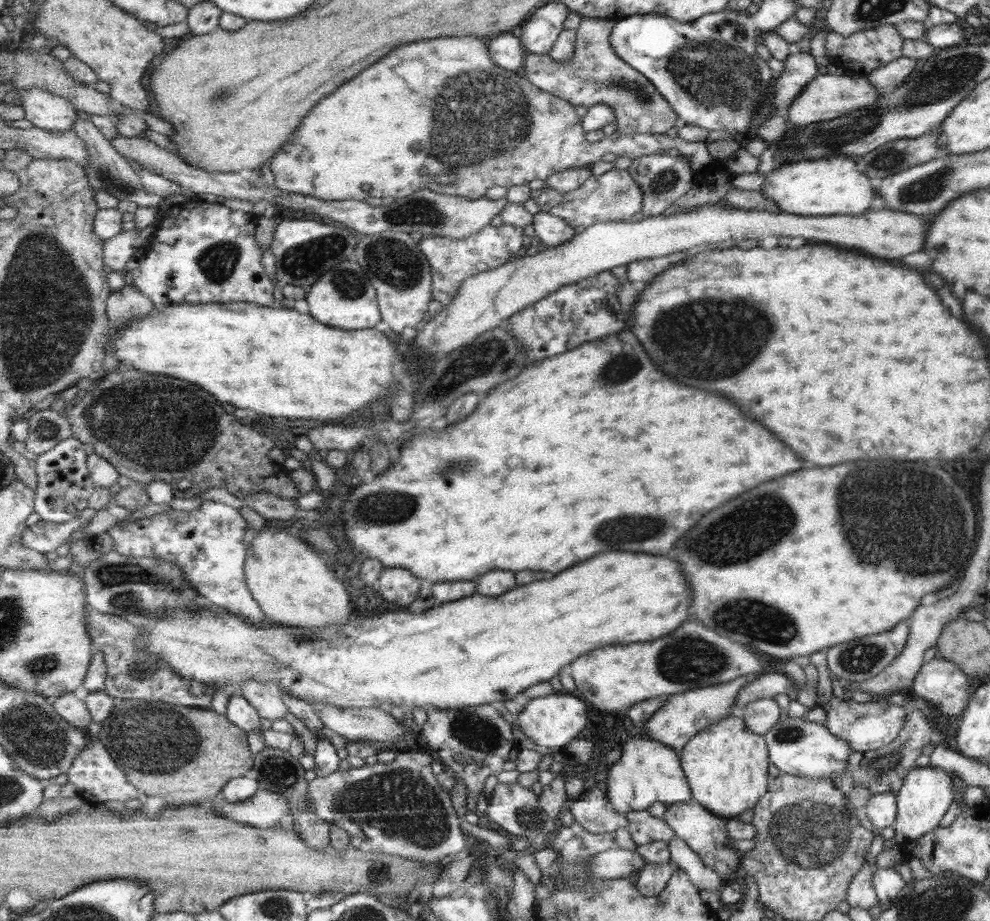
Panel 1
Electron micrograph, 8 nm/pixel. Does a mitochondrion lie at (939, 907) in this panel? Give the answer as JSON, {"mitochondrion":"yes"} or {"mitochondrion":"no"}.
{"mitochondrion":"yes"}

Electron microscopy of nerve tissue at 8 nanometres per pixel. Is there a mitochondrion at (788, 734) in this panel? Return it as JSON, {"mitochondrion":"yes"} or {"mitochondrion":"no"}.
{"mitochondrion":"yes"}

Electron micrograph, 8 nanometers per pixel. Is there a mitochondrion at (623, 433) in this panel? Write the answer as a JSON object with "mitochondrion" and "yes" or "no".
{"mitochondrion":"no"}

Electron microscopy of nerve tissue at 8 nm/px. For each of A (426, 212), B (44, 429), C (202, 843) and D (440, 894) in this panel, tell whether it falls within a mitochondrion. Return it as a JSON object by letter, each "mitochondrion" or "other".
{"A":"mitochondrion","B":"mitochondrion","C":"other","D":"other"}

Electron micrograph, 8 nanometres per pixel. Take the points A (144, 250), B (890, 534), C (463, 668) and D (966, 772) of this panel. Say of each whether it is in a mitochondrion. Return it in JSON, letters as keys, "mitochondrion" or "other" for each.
{"A":"other","B":"mitochondrion","C":"other","D":"other"}

